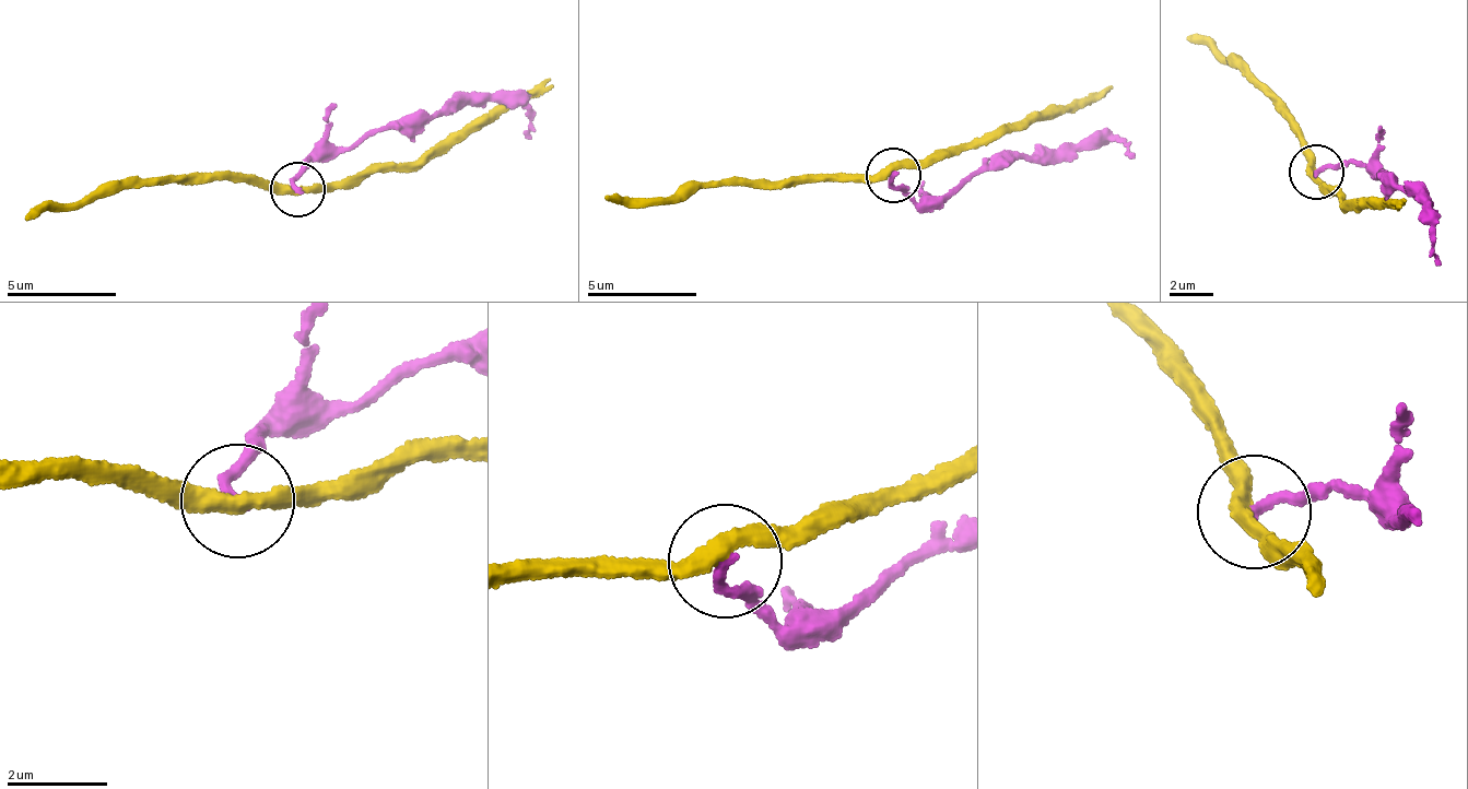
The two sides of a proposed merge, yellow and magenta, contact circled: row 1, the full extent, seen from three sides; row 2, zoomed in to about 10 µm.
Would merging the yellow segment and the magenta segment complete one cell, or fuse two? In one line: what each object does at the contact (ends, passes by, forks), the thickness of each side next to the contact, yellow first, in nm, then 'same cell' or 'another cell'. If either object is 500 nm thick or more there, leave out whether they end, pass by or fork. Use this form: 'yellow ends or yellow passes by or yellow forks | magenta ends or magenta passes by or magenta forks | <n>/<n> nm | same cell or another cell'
yellow passes by | magenta ends | 320/240 nm | another cell

